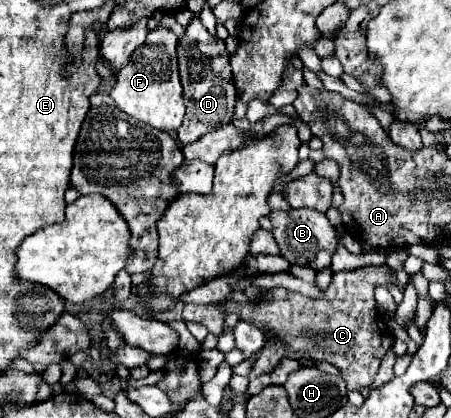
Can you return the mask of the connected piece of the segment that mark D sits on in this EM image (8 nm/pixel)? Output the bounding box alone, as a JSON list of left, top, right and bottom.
[176,16,236,144]

